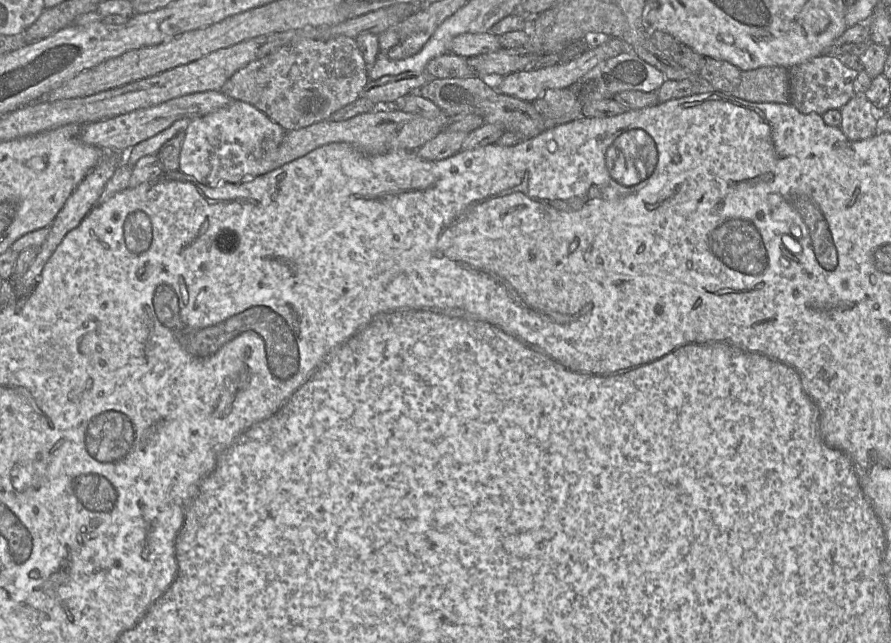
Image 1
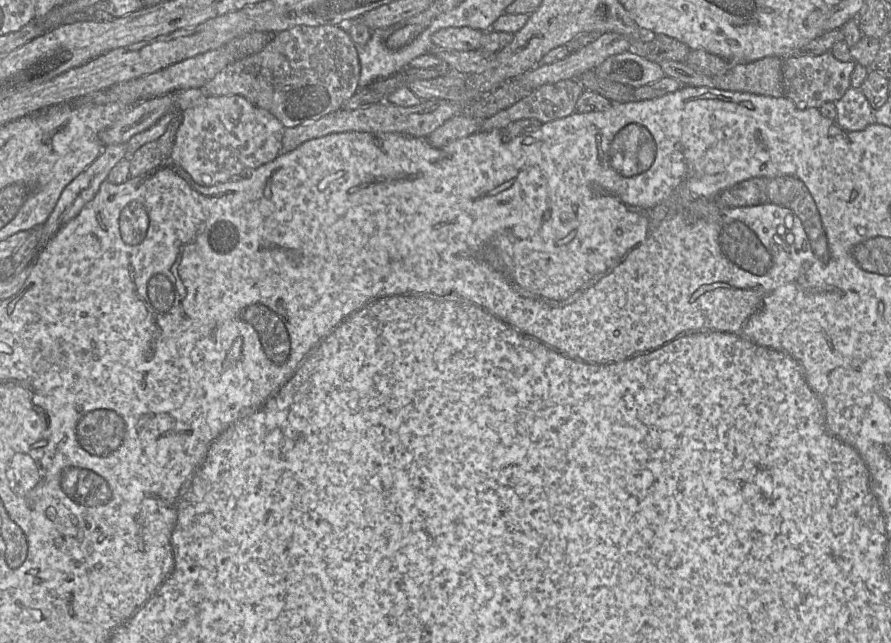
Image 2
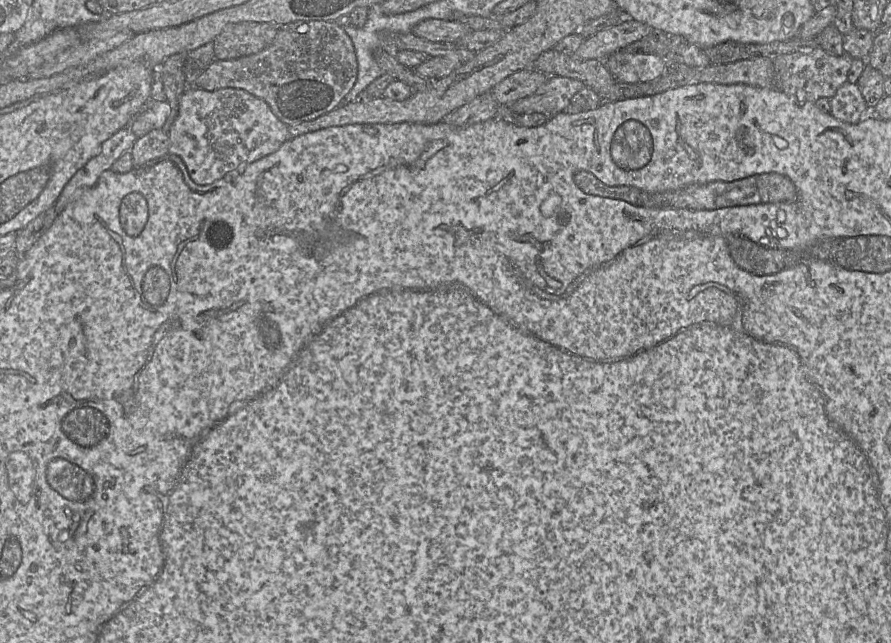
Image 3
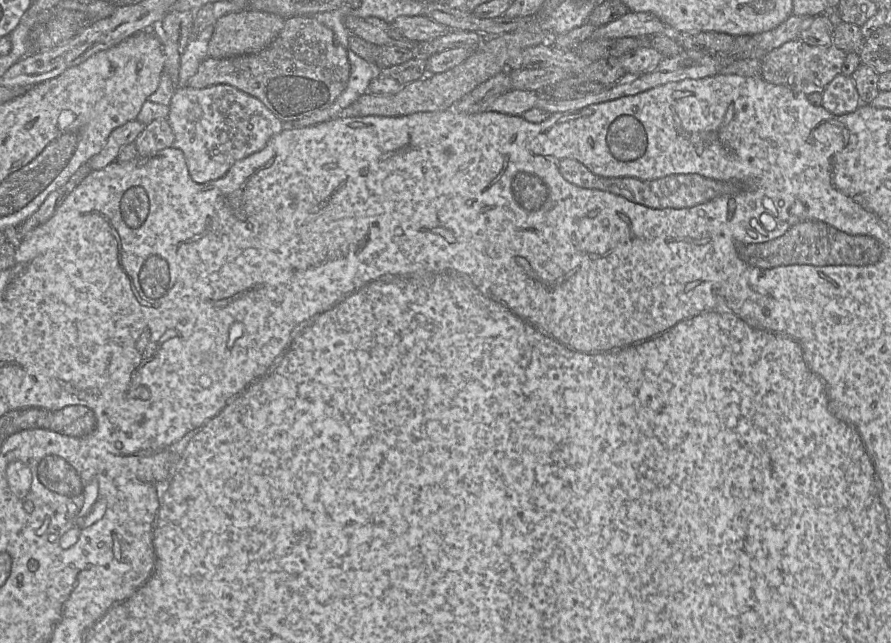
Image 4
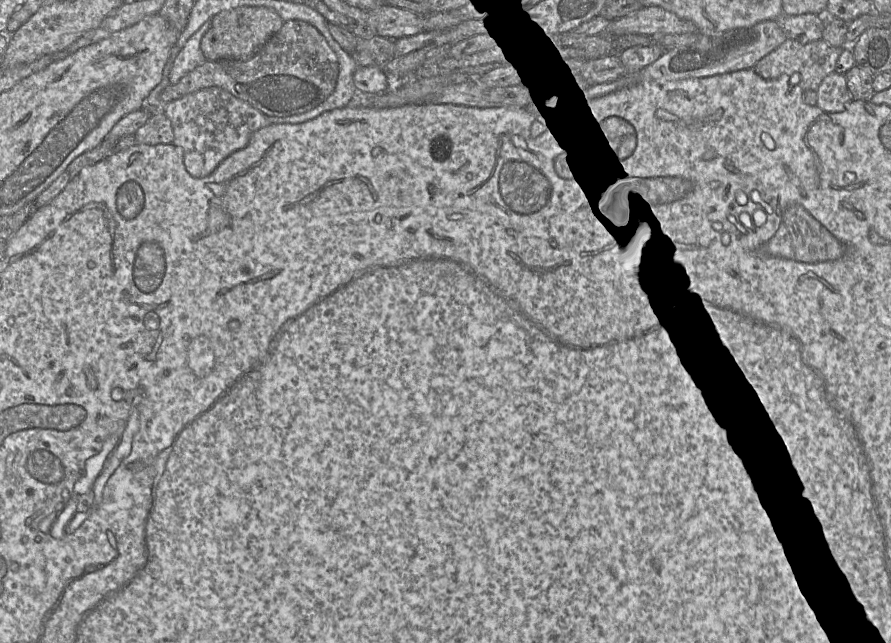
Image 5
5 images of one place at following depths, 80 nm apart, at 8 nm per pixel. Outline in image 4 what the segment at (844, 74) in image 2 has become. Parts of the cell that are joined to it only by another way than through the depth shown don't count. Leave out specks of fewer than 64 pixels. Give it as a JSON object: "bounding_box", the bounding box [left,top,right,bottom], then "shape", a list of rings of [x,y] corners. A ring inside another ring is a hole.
{"bounding_box":[760,39,847,96],"shape":[[[795,39],[767,53],[761,59],[760,76],[768,83],[787,86],[792,90],[803,92],[806,96],[815,92],[822,93],[825,87],[841,74],[846,55],[847,52],[833,45],[811,46]]]}

